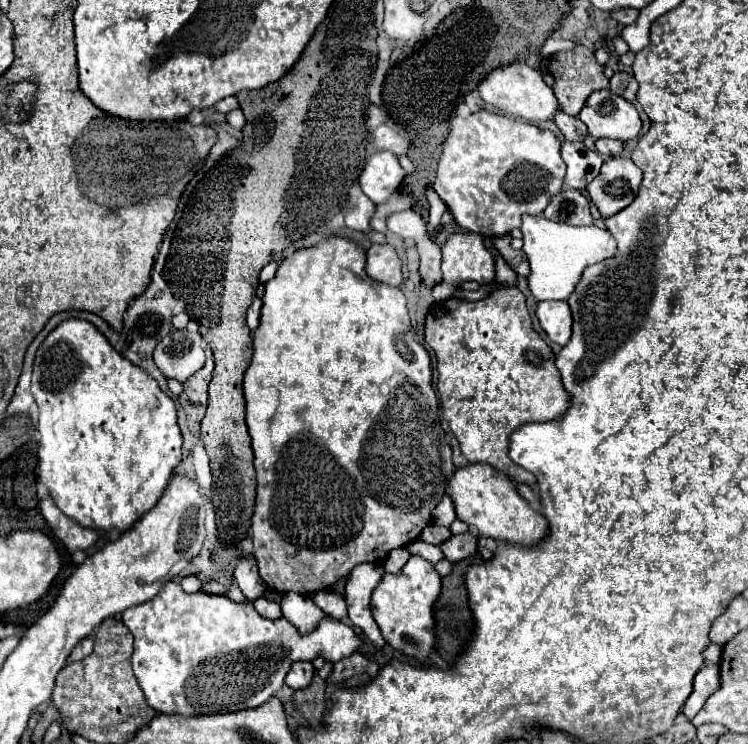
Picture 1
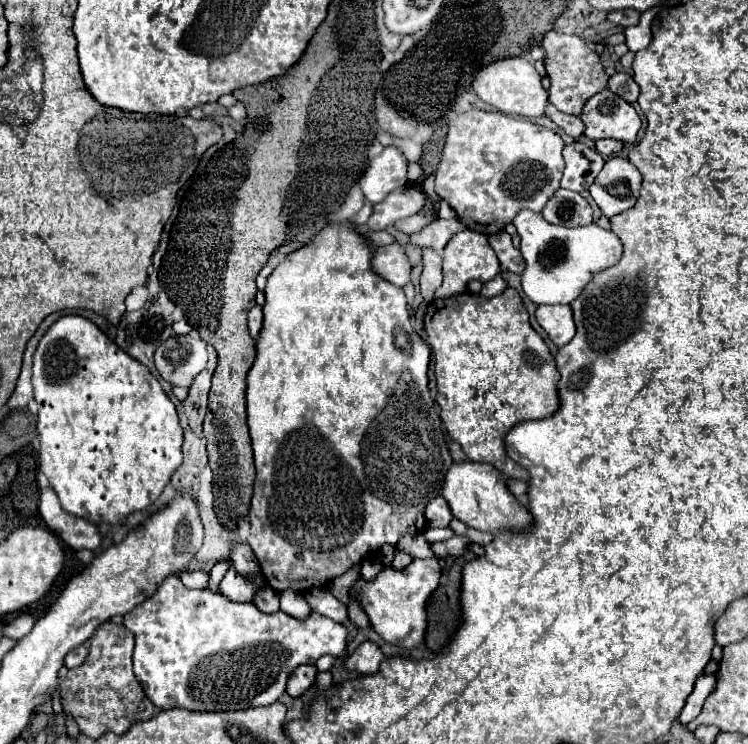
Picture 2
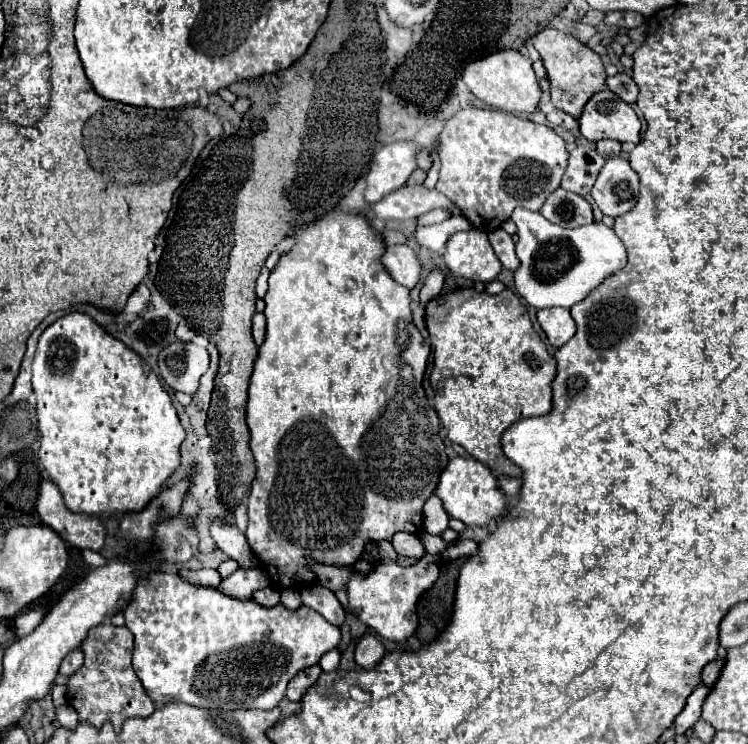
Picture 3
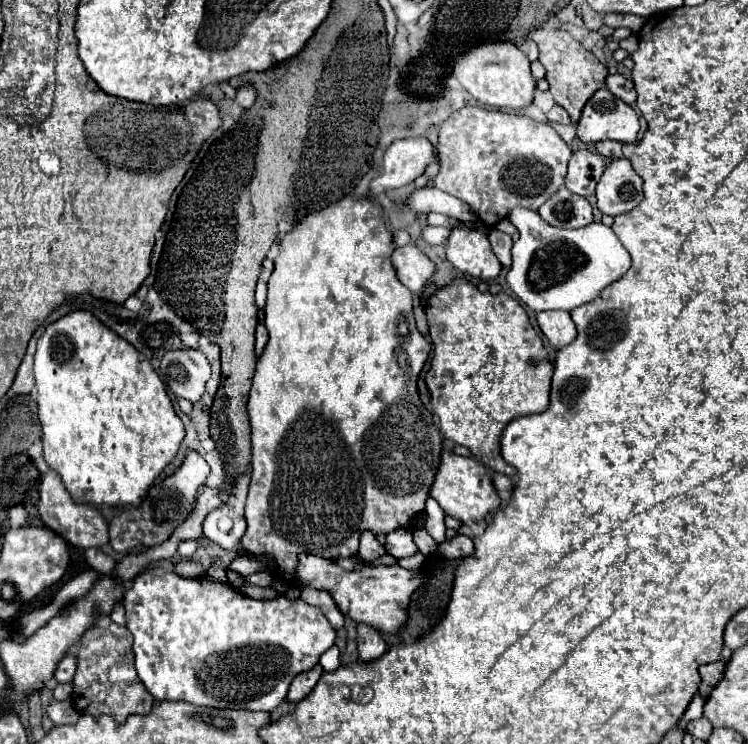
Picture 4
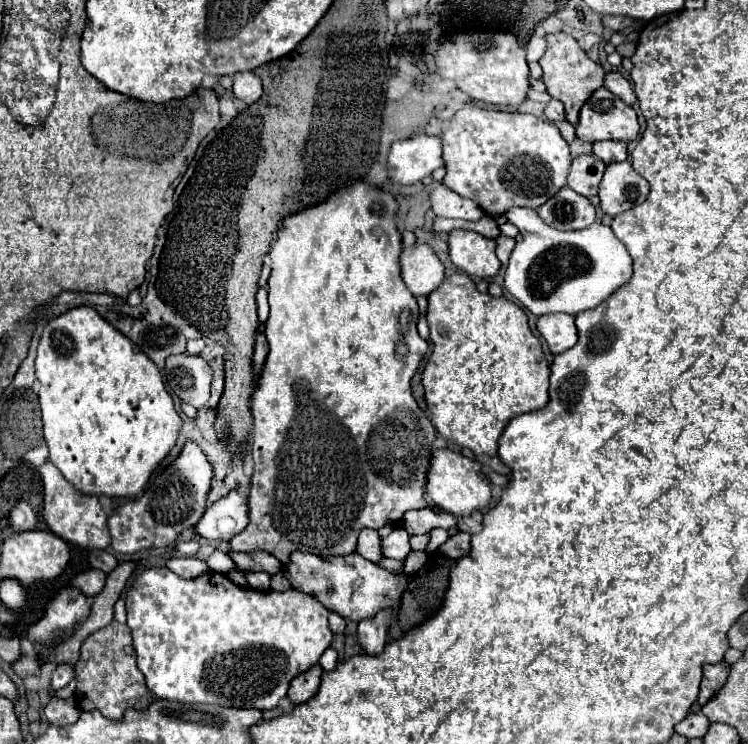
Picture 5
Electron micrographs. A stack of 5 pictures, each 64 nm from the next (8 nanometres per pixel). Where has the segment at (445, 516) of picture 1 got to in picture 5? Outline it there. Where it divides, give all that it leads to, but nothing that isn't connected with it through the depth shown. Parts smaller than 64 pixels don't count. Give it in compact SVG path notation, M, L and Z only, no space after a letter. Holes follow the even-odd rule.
M434 528L434 530L430 532L430 542L428 542L426 552L428 552L428 554L436 552L436 550L446 542L446 540L448 540L448 532L442 530L442 528Z

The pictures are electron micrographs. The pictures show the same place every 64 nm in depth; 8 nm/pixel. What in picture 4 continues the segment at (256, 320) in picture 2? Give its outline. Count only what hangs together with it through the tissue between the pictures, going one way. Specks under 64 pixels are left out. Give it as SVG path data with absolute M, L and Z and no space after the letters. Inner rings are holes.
M258 324L256 326L256 356L262 356L264 348L266 348L266 342L268 342L266 328L264 328L264 324Z

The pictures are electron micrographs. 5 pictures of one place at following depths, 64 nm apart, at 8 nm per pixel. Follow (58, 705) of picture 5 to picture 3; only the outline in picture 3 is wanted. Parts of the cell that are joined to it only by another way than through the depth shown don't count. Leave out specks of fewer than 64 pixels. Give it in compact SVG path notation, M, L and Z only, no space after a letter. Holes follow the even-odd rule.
M68 704L56 708L56 722L60 722L60 726L64 726L64 728L76 728L76 724L78 724L76 710Z

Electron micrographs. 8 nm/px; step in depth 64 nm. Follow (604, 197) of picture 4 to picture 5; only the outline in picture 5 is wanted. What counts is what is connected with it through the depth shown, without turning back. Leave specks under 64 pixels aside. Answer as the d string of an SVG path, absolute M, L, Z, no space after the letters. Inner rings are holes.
M632 162L610 164L600 182L600 208L608 216L616 216L640 204L650 194L650 184L634 172Z

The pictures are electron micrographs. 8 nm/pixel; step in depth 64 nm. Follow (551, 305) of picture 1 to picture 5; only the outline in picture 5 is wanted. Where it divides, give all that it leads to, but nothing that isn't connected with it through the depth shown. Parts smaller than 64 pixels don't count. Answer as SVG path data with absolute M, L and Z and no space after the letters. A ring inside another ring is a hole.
M542 316L536 328L552 354L560 354L578 342L578 330L572 316Z

